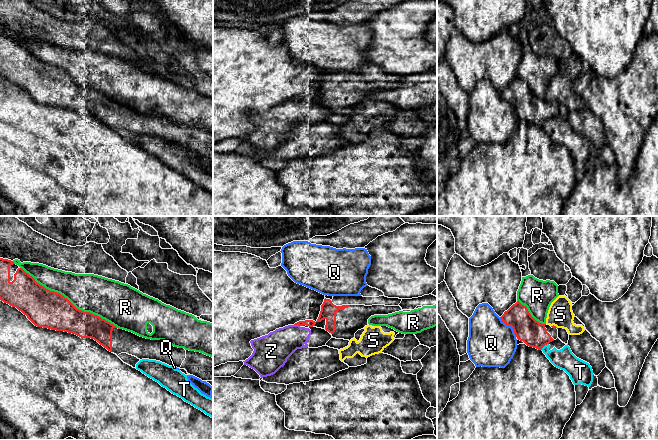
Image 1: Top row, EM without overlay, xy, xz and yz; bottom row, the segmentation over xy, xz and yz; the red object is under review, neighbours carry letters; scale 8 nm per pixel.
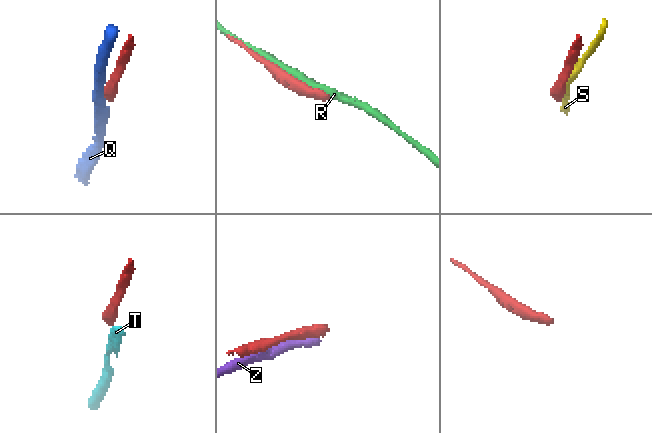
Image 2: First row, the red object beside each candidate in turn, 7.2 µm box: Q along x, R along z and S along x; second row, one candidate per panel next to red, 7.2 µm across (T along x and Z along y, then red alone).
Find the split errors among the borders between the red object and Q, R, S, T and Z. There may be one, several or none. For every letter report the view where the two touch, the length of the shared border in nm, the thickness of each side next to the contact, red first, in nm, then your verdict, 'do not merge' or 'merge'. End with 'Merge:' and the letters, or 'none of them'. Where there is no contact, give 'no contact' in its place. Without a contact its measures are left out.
Q: contact in yz; length 220 nm; calibres 200 and 380 nm; do not merge
R: contact in xy; length 950 nm; calibres 300 and 300 nm; do not merge
S: contact in yz; length 60 nm; calibres 20 and 200 nm; do not merge
T: contact in yz; length 80 nm; calibres 200 and 170 nm; do not merge
Z: contact in xz; length 50 nm; calibres 100 and 260 nm; do not merge
Merge: none of them

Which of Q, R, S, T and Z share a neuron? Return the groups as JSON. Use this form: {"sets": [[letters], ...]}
{"sets": [["Q"], ["R"], ["S"], ["T", "Z"]]}

